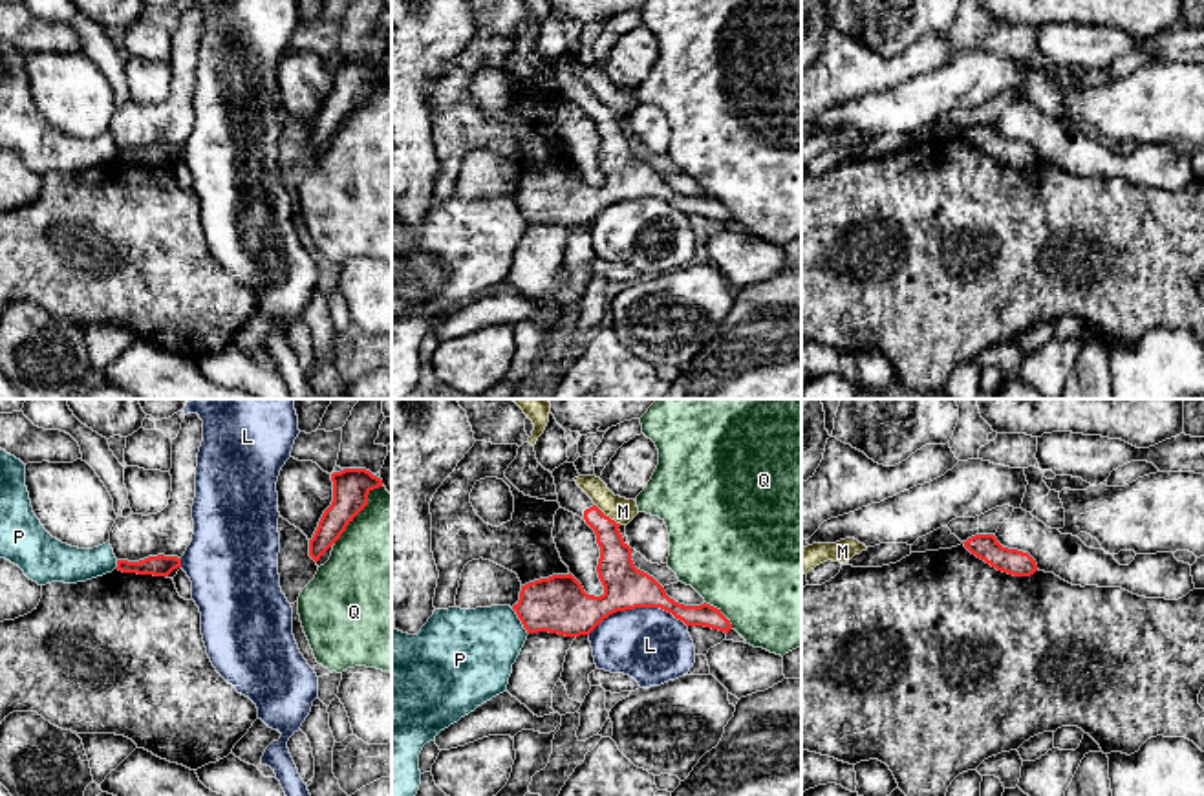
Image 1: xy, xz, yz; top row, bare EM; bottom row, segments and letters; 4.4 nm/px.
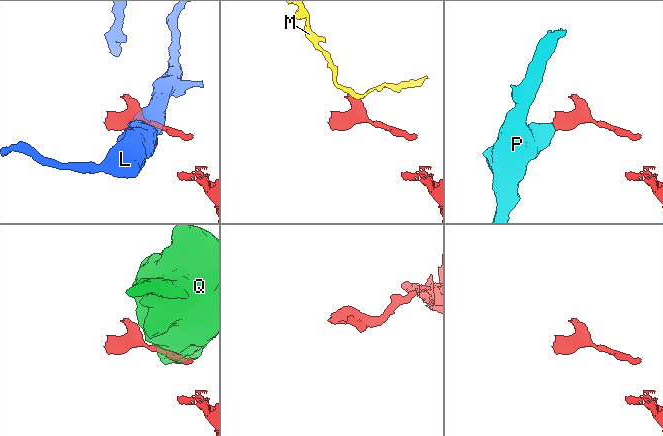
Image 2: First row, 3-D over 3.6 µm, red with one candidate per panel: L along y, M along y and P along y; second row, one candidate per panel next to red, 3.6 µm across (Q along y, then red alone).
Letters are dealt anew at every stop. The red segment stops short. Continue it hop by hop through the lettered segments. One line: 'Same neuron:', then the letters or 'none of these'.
Same neuron: none of these

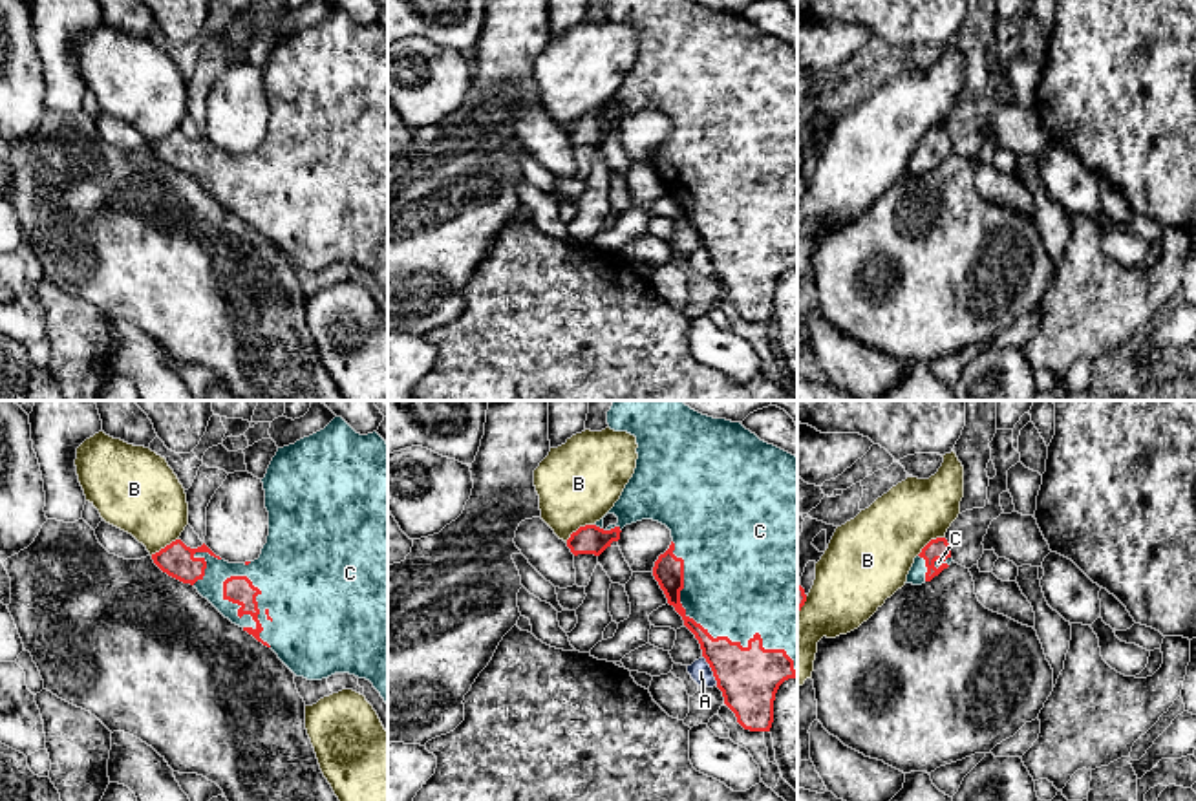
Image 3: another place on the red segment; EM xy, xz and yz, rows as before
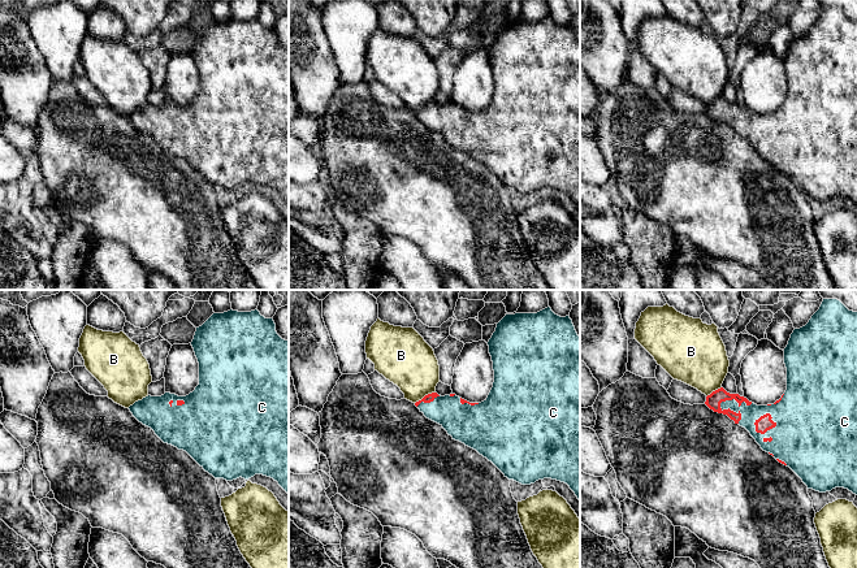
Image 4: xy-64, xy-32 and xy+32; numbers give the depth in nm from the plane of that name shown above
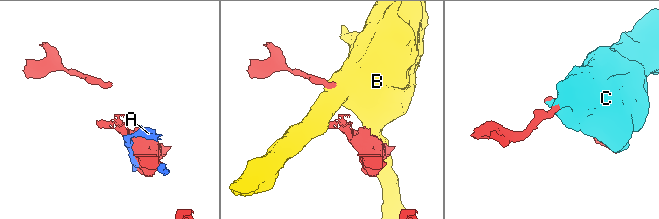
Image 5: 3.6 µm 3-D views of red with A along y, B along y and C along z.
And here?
Same neuron: C

